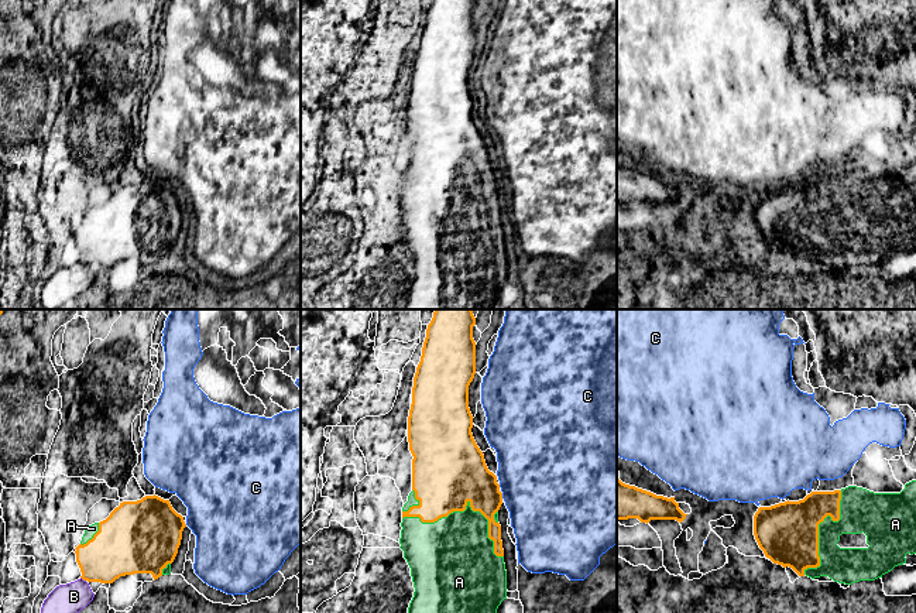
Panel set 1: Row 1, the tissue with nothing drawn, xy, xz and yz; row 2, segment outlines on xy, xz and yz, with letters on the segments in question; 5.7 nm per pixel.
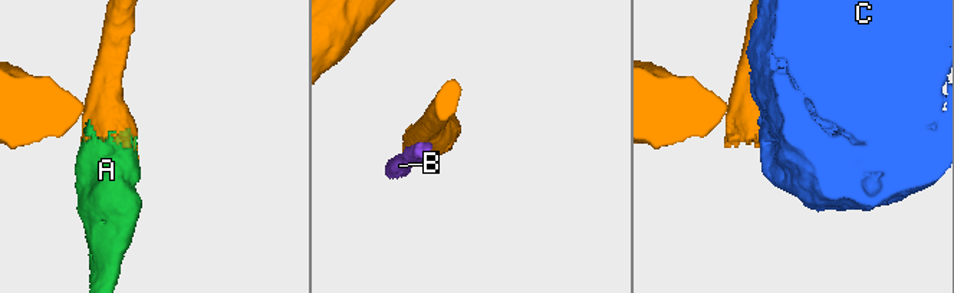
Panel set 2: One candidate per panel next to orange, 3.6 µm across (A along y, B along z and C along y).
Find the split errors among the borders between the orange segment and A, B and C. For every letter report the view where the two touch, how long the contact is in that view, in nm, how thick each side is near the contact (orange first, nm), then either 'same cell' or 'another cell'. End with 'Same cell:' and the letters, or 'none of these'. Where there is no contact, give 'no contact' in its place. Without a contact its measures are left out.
A: meets orange in xz; contact 600 nm long; 420 nm thick on the orange side, 400 nm on the other; same cell
B: meets orange in xy; contact 40 nm long; 300 nm thick on the orange side, 170 nm on the other; another cell
C: meets orange in xz; contact 30 nm long; 300 nm thick on the orange side, 480 nm on the other; another cell
Same cell: A

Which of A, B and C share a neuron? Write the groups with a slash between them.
A / B / C

